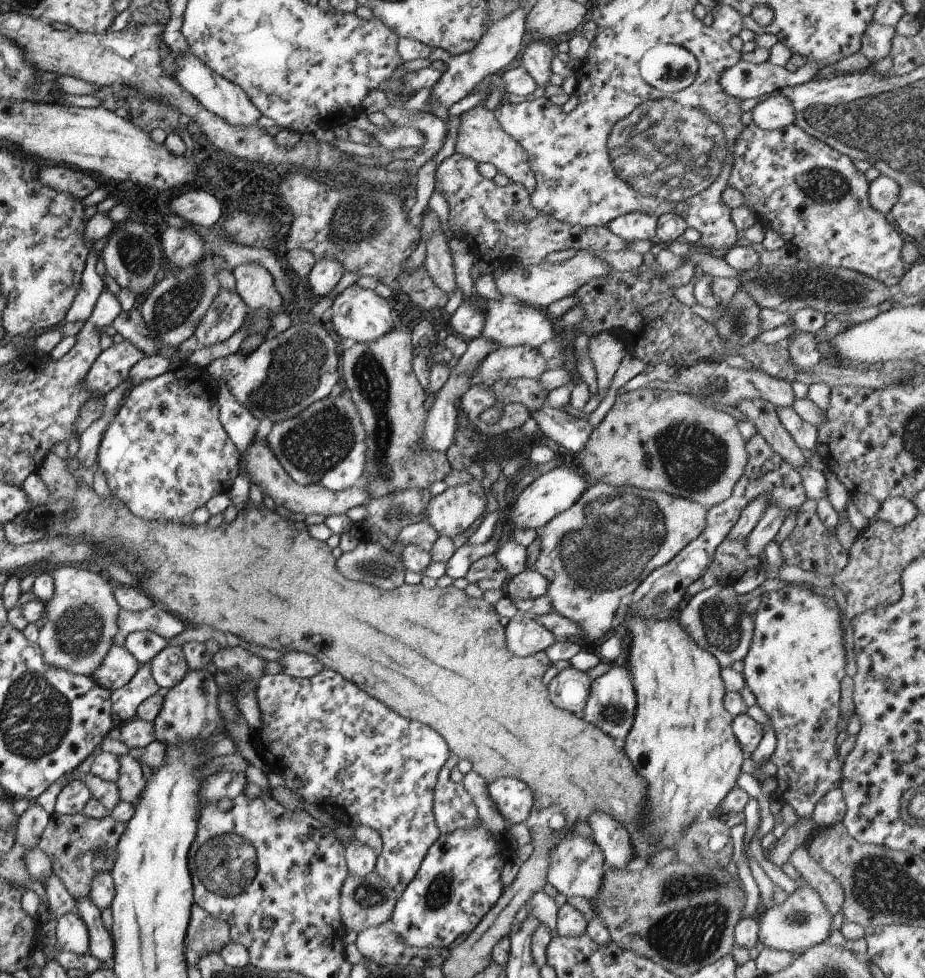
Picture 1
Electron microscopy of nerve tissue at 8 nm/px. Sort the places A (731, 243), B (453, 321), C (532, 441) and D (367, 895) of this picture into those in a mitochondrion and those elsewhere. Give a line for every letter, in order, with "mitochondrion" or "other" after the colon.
A: other
B: other
C: other
D: mitochondrion

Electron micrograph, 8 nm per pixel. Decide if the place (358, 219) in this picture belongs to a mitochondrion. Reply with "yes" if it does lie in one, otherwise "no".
yes

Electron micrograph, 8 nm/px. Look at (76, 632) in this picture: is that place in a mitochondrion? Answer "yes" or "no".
yes

